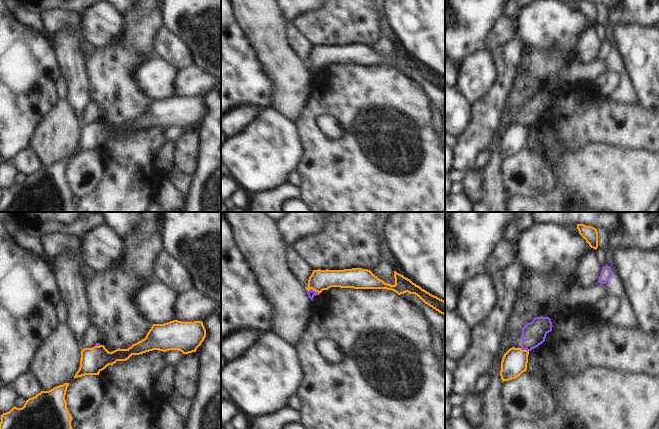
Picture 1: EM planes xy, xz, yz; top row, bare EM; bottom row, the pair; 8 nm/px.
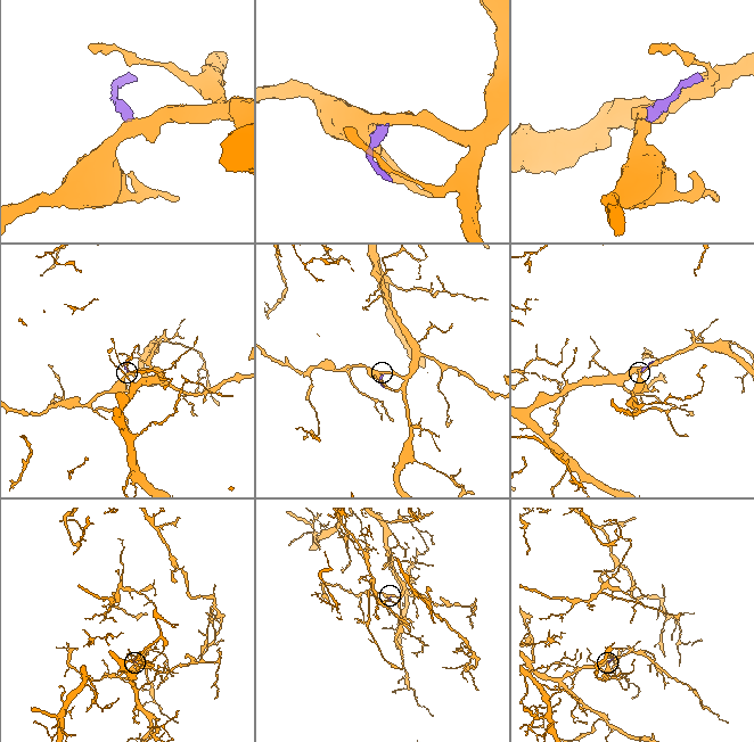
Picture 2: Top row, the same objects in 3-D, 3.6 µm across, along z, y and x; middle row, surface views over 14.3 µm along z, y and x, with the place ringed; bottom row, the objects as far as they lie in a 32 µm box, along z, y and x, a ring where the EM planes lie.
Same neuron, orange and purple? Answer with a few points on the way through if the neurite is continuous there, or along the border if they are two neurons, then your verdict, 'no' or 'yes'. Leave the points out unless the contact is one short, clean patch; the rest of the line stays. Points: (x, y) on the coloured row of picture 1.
along xz (307, 290), (313, 289), (319, 293) | no

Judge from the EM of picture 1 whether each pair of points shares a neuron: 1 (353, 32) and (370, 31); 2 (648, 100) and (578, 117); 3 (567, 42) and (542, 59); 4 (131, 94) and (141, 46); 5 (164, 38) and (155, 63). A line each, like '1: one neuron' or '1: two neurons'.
1: one neuron
2: two neurons
3: two neurons
4: one neuron
5: two neurons

